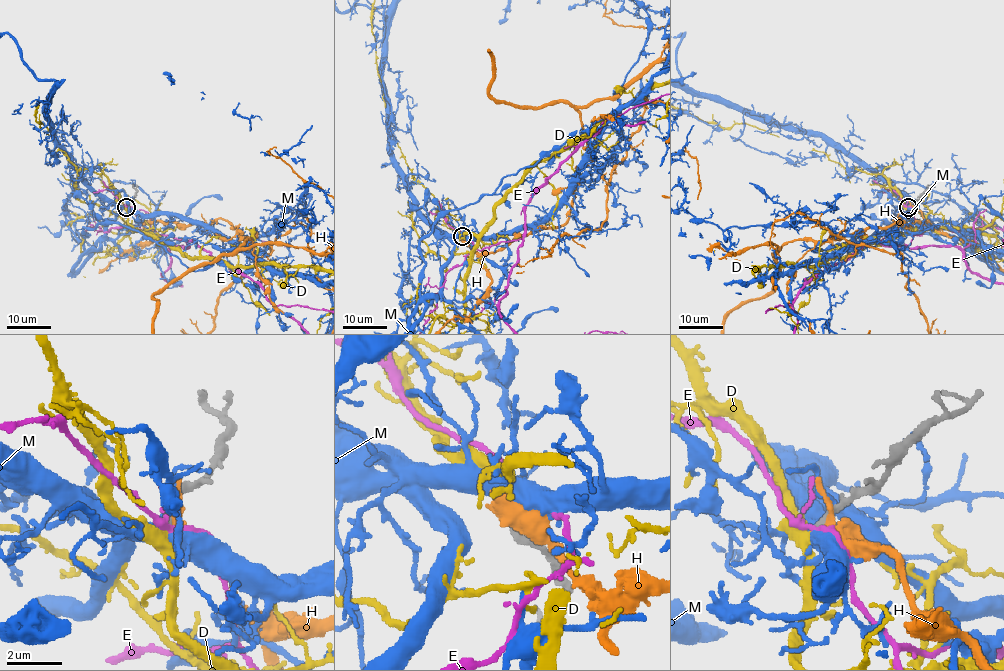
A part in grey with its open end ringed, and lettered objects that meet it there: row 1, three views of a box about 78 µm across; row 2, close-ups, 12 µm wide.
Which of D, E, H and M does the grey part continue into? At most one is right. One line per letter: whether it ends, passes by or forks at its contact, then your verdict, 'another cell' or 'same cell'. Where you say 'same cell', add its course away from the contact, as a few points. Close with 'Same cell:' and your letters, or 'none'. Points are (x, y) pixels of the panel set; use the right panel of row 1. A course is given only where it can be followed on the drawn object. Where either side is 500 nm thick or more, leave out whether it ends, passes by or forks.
D: it passes by | same cell
E: it forks | another cell
H: it passes by | another cell
M: it forks | another cell
Same cell: D

